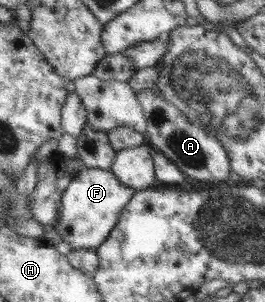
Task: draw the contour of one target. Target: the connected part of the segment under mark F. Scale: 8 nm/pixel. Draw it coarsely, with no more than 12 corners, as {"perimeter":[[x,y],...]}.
{"perimeter":[[83,168],[54,228],[98,251],[137,190],[113,170]]}

